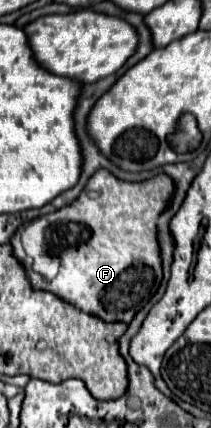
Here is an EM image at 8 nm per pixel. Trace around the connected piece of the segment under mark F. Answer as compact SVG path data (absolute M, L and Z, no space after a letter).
M97 170L85 184L81 198L49 214L47 234L55 238L55 244L59 242L57 246L63 252L55 254L59 258L59 274L55 276L55 280L53 282L39 280L39 288L53 292L61 300L77 306L81 312L97 316L105 322L129 324L133 320L133 314L137 314L137 310L141 310L149 302L149 298L157 292L163 278L161 254L157 244L157 216L161 214L161 210L165 210L171 196L173 196L173 180L167 174L159 174L145 182L123 182L117 180L109 170Z

